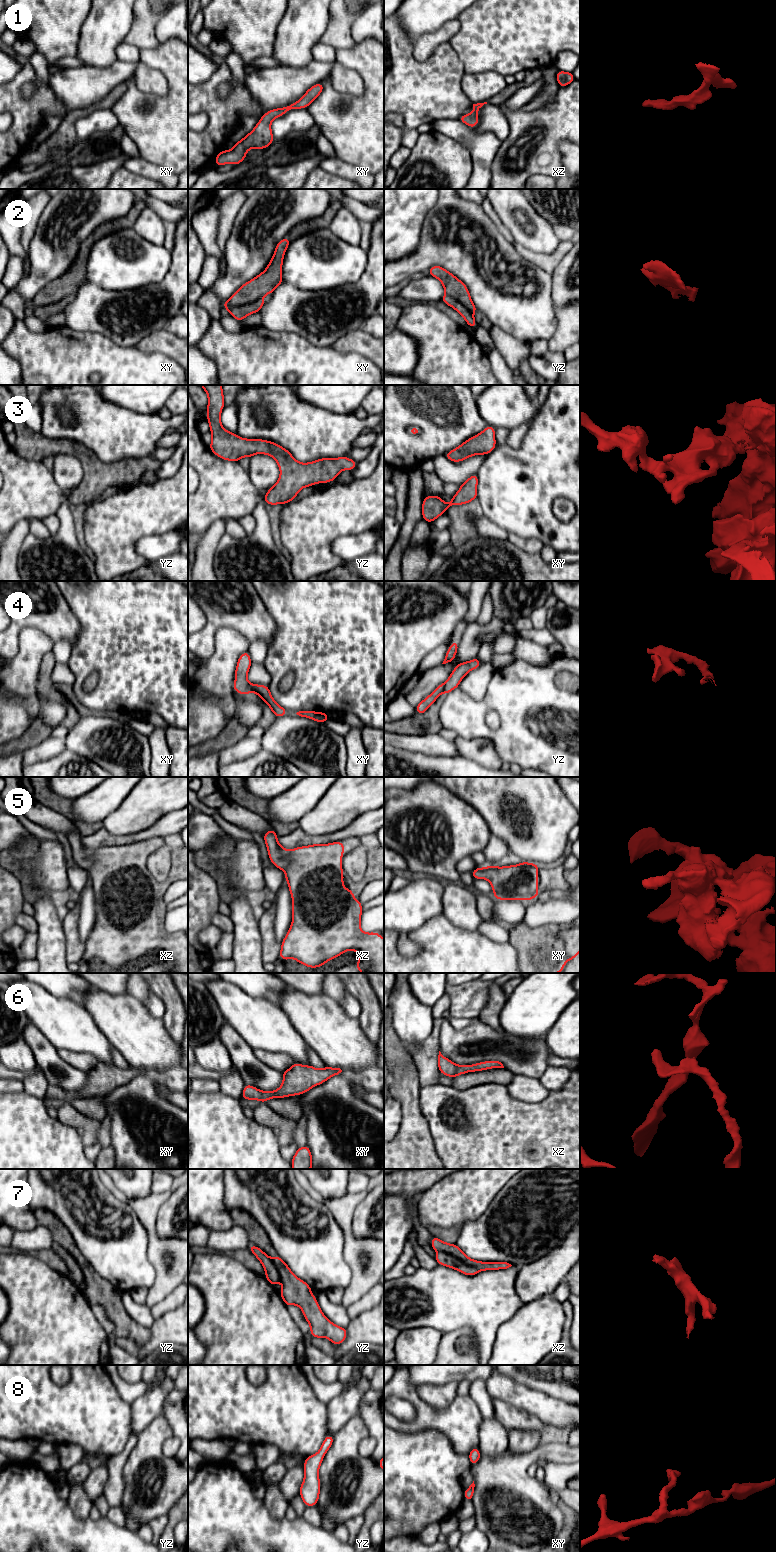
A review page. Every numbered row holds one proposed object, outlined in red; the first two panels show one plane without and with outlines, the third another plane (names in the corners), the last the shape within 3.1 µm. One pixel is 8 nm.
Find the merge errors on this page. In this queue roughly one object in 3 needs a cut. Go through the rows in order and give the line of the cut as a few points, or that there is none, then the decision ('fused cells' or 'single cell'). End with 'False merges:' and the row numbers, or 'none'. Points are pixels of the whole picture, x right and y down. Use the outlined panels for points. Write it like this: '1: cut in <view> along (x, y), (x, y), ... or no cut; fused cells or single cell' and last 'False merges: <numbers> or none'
1: no cut; single cell
2: cut in xy along (261, 297), (237, 306), (232, 306), (227, 300); fused cells
3: no cut; single cell
4: cut in xy along (251, 684), (255, 692); fused cells
5: no cut; single cell
6: no cut; single cell
7: cut in xz along (439, 1251), (459, 1258), (478, 1271); fused cells
8: no cut; single cell
False merges: 2, 4, 7

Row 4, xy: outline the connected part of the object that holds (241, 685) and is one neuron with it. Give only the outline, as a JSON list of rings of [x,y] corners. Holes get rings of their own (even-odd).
[[[248,651],[243,652],[238,661],[235,669],[235,681],[233,684],[233,691],[237,691],[241,696],[247,693],[255,693],[247,680],[248,671],[252,664]]]

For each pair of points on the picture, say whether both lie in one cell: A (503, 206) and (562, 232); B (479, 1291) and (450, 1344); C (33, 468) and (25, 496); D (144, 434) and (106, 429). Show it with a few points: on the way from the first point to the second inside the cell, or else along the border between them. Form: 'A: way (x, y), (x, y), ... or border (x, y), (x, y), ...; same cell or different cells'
A: border (552, 225), (553, 231), (559, 240); different cells
B: border (443, 1334), (469, 1327), (476, 1344); different cells
C: way (33, 475), (29, 483), (29, 489); same cell
D: way (135, 434), (132, 431), (115, 430); same cell

